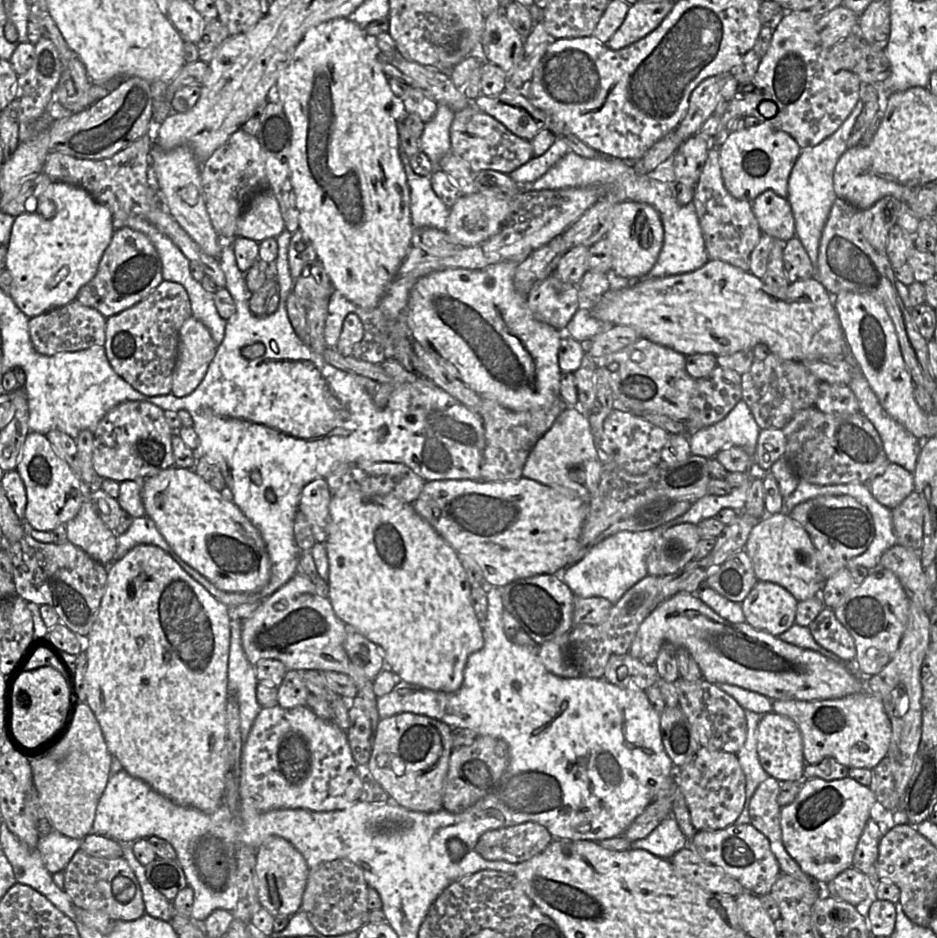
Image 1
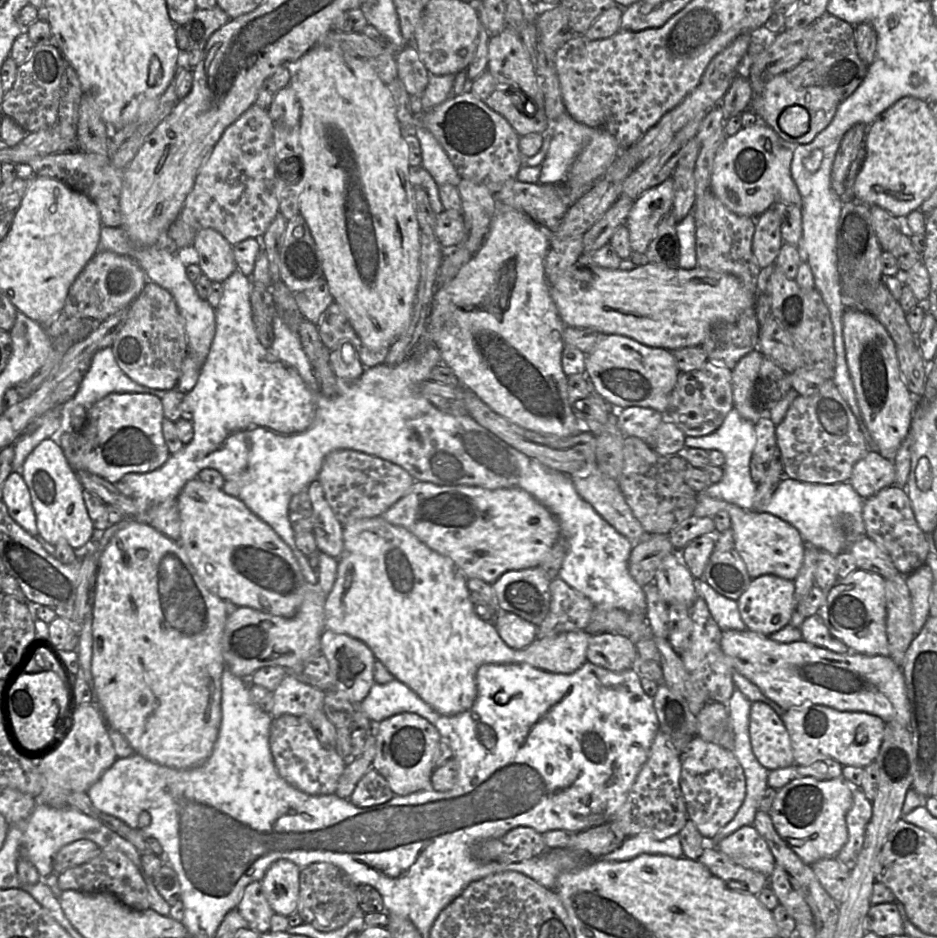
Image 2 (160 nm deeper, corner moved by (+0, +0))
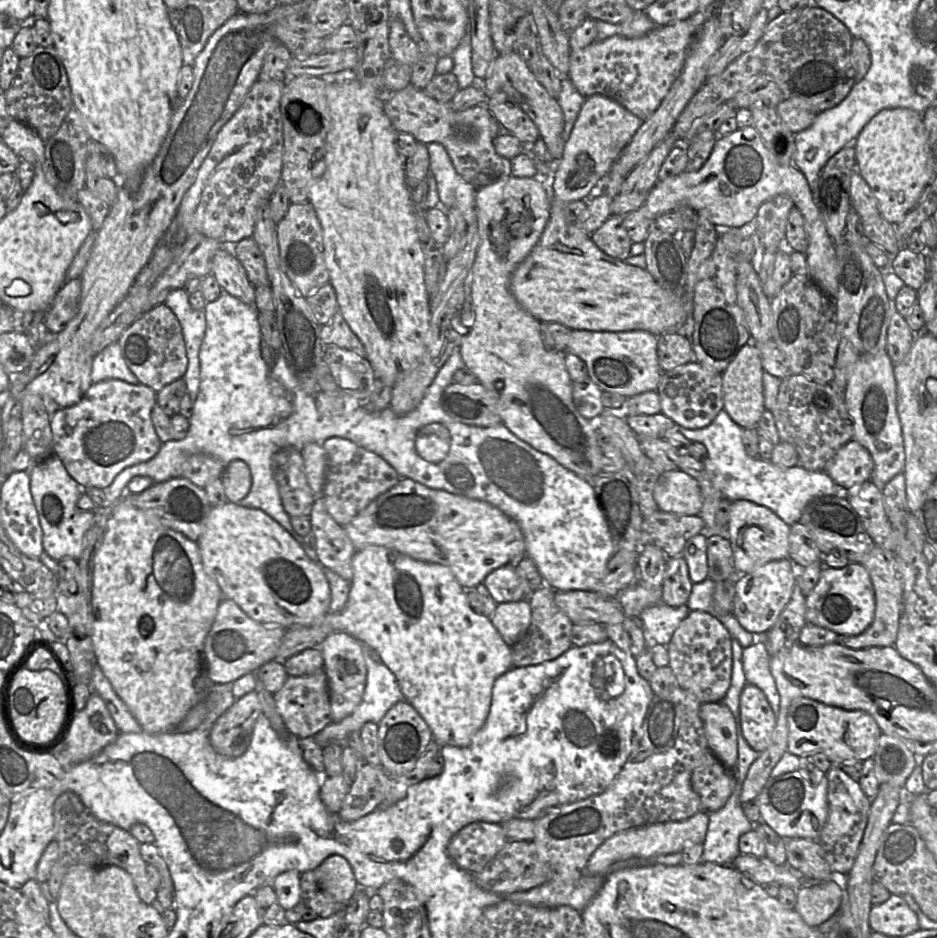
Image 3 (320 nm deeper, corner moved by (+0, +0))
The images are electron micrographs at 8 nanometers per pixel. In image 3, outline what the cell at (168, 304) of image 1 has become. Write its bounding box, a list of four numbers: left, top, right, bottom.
[117,304,188,394]

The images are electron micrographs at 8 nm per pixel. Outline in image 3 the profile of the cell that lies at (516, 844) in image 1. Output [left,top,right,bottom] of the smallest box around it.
[447,822,507,873]

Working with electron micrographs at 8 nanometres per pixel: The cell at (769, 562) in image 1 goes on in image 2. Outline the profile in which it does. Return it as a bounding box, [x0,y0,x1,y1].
[693,492,805,581]

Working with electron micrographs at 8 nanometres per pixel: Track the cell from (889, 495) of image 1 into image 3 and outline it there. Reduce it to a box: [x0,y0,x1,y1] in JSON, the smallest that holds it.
[825,439,874,489]

